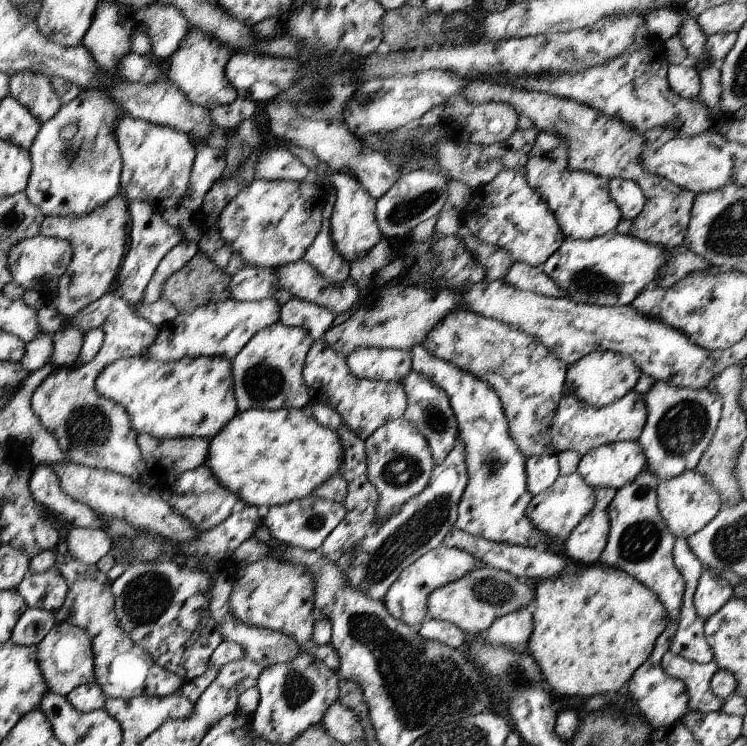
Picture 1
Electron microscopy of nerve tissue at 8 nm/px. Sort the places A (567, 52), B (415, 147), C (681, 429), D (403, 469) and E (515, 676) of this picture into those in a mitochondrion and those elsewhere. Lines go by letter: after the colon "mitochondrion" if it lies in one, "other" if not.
A: mitochondrion
B: mitochondrion
C: mitochondrion
D: mitochondrion
E: mitochondrion

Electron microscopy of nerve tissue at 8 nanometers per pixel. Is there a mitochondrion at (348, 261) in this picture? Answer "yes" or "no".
no

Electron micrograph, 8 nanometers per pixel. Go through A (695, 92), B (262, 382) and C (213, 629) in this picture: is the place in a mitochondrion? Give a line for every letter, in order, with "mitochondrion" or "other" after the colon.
A: other
B: mitochondrion
C: other

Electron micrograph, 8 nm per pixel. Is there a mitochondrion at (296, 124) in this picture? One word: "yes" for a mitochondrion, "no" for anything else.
yes

